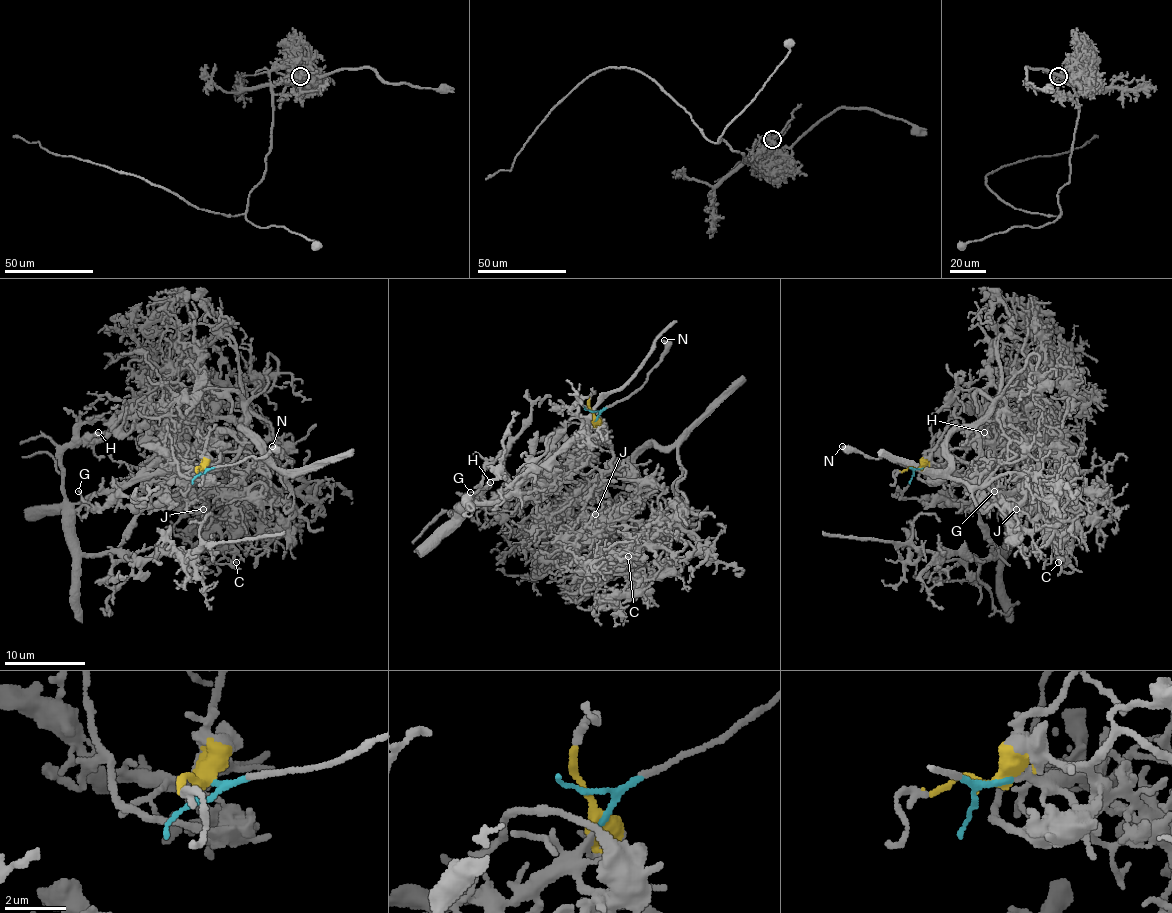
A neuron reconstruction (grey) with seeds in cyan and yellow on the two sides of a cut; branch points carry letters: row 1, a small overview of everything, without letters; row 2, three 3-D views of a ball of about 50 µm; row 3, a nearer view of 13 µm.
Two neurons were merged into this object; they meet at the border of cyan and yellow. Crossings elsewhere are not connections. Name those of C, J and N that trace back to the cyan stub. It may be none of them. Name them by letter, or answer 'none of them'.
N

